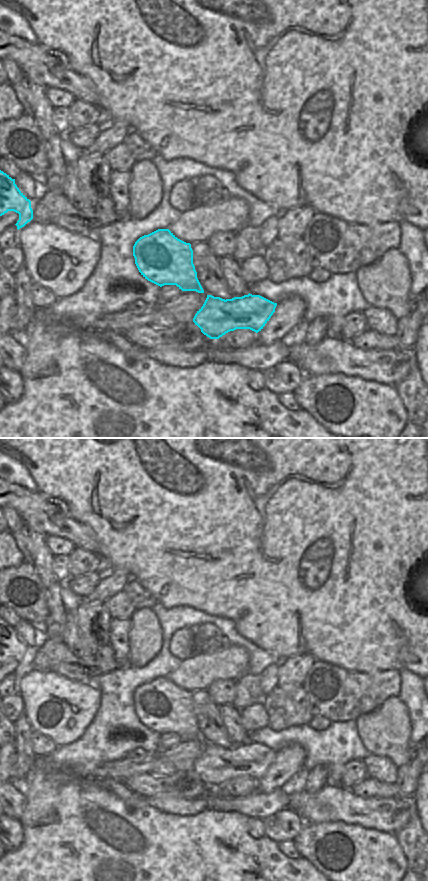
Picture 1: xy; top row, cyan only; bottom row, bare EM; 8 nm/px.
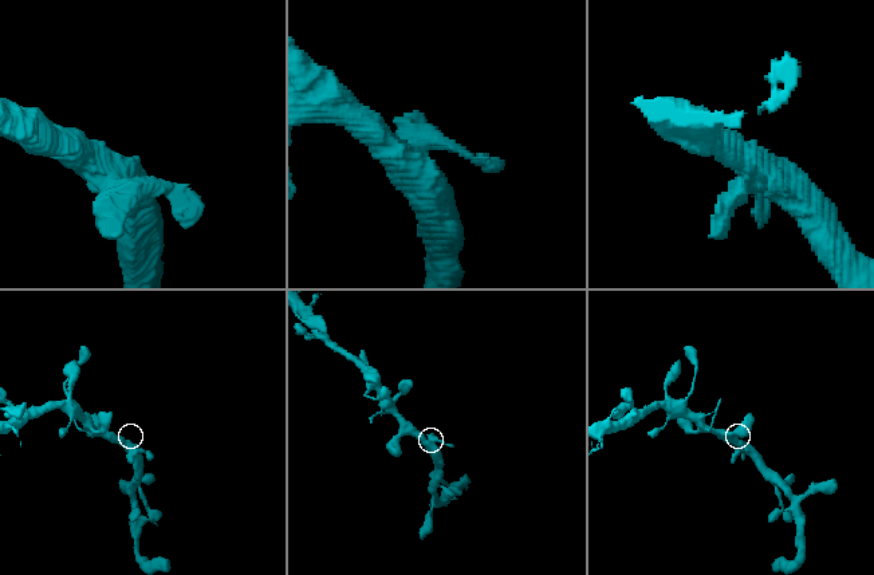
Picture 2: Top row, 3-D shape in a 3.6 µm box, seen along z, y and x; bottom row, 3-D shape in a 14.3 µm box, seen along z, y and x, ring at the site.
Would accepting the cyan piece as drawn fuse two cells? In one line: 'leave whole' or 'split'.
split

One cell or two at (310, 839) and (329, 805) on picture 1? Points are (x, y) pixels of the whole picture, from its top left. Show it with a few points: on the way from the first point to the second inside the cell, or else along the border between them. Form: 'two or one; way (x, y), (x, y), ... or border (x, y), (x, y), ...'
two; border (342, 821), (305, 823)

